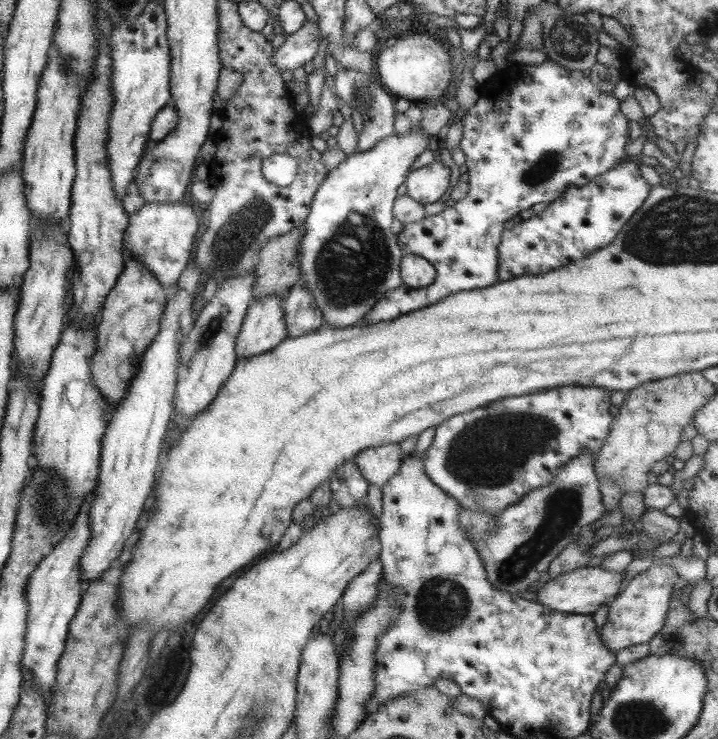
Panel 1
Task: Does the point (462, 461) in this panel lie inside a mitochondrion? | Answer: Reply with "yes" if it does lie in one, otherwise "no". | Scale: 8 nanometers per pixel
yes

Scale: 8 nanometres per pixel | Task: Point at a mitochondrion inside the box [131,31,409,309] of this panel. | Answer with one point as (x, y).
(231, 244)

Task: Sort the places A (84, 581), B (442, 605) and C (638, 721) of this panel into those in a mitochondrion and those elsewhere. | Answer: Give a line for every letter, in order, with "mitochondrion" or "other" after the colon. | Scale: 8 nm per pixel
A: other
B: mitochondrion
C: mitochondrion

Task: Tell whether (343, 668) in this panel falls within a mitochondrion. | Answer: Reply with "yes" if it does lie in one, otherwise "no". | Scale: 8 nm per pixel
no

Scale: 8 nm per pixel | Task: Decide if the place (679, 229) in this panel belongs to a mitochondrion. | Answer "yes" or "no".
yes

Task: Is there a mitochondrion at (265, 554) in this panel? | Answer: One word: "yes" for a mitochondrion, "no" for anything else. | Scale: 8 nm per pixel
no

